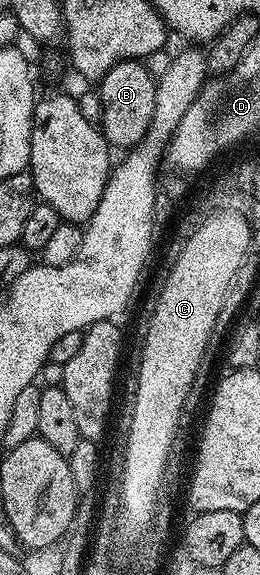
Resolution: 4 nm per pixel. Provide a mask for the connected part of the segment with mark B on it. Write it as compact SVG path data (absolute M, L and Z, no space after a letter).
M133 60L114 64L114 68L110 68L110 72L106 72L106 76L99 79L98 86L100 86L98 125L109 147L131 148L139 146L140 141L147 136L154 116L156 79L150 76L143 61Z

